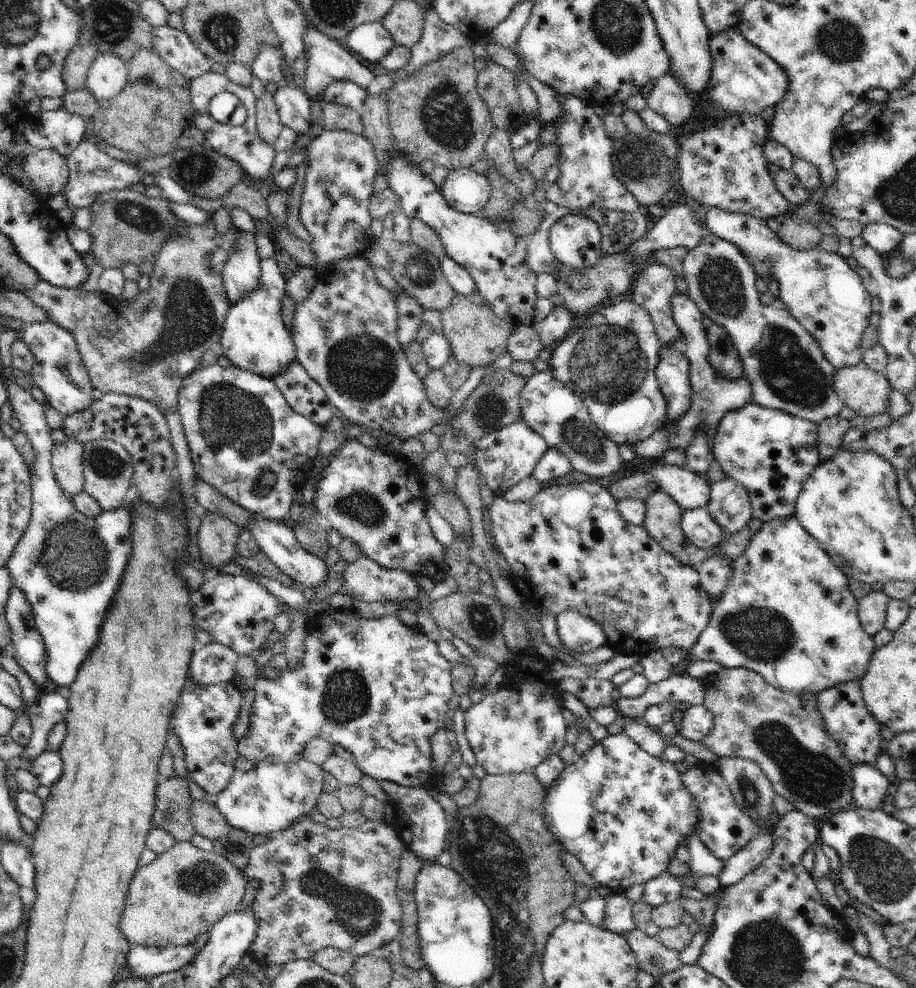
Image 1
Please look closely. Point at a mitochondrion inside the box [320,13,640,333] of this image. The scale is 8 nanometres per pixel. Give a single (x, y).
(446, 117)

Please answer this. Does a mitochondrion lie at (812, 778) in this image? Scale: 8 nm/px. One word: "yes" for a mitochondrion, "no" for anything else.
yes

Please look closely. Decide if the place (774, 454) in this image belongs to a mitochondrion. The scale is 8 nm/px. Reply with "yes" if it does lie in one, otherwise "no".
no

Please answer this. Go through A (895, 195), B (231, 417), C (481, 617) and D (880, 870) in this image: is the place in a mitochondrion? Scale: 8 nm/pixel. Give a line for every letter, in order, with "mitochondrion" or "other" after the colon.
A: mitochondrion
B: mitochondrion
C: mitochondrion
D: mitochondrion

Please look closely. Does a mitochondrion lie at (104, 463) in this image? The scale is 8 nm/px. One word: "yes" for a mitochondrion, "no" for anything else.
yes

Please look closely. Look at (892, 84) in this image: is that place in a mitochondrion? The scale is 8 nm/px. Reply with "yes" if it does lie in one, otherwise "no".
no

